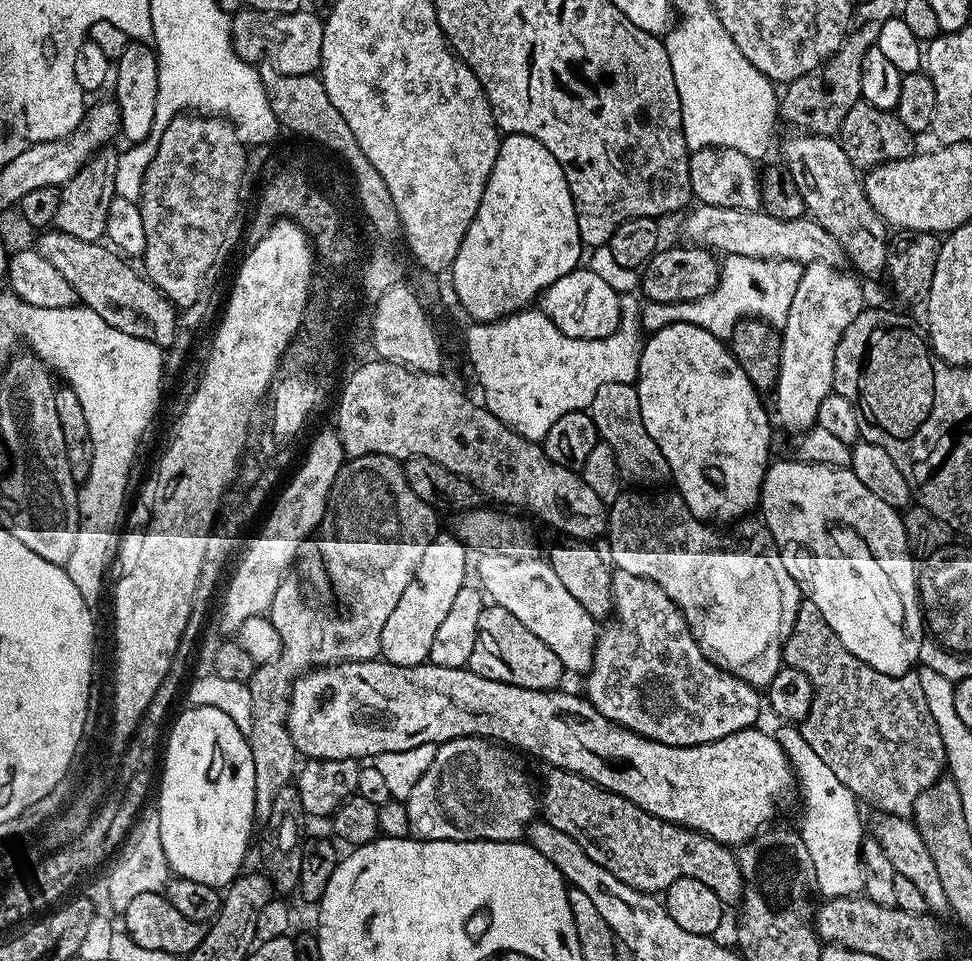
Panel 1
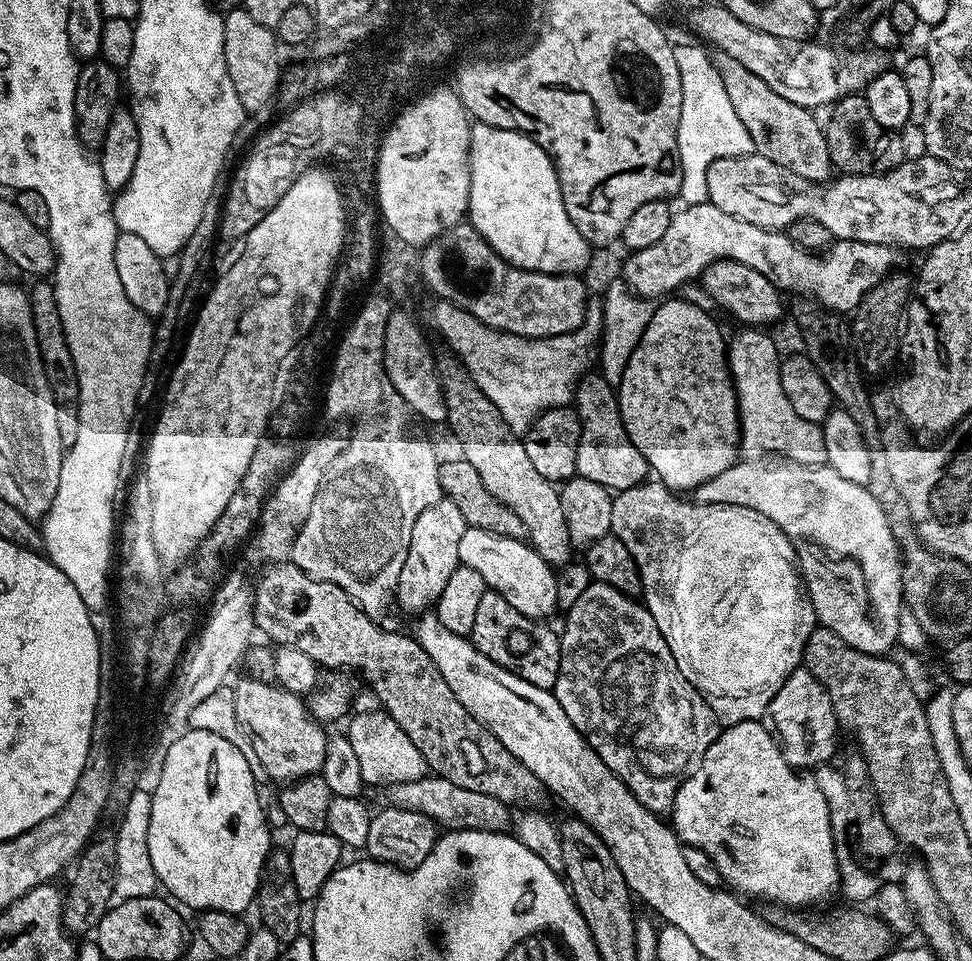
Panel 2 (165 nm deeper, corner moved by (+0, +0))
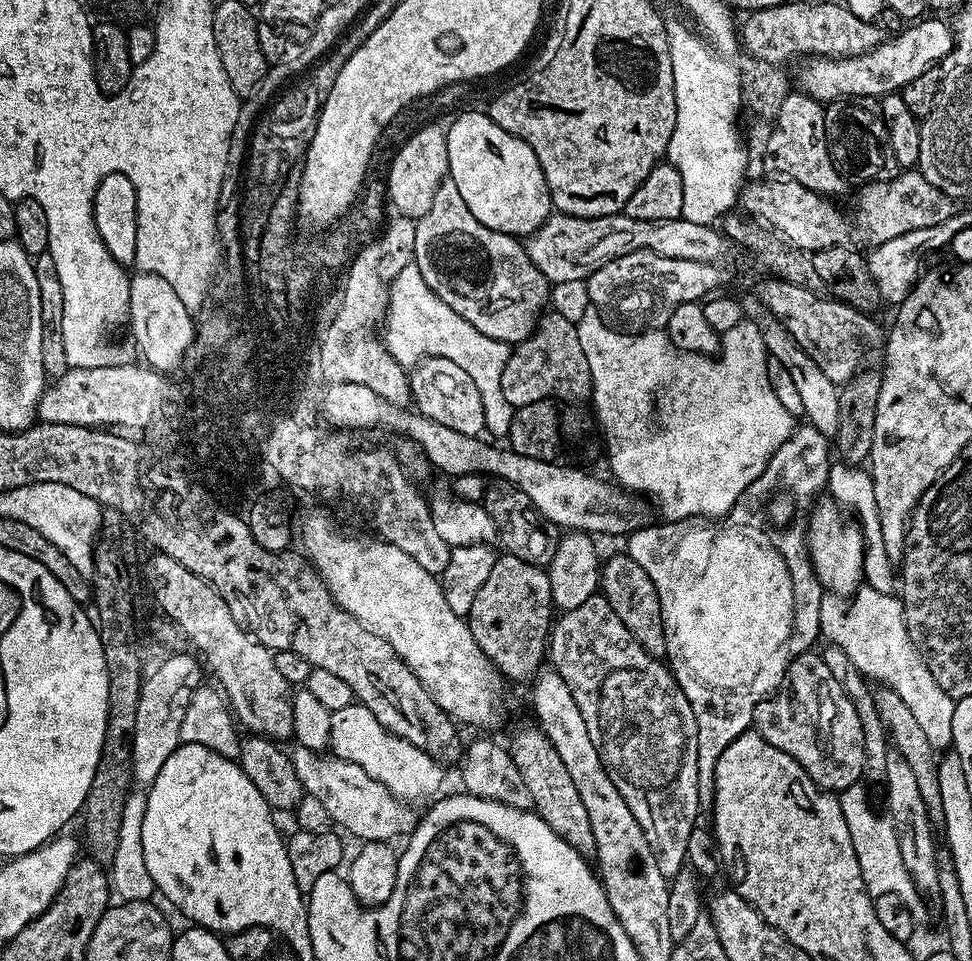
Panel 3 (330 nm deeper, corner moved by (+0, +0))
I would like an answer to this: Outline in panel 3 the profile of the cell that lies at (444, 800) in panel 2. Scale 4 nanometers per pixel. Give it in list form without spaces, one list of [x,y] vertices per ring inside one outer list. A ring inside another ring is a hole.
[[[299,746],[293,749],[290,757],[294,774],[298,774],[298,782],[302,782],[307,795],[318,798],[318,802],[326,806],[328,819],[333,825],[337,824],[337,829],[345,828],[350,835],[357,836],[357,841],[360,842],[392,842],[395,841],[395,836],[403,837],[416,827],[418,812],[412,809],[415,807],[397,800],[390,794],[390,790],[386,790],[386,786],[370,778],[362,766],[342,760],[335,754],[321,754]]]

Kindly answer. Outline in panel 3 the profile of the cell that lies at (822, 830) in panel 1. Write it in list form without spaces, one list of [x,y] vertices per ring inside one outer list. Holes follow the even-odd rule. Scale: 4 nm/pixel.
[[[860,782],[851,784],[839,793],[842,818],[846,818],[846,826],[850,826],[850,842],[854,842],[854,854],[862,870],[862,882],[866,882],[866,890],[873,898],[882,894],[898,894],[912,911],[912,917],[917,922],[923,921],[926,904],[916,891],[906,865],[902,863],[902,853],[898,851],[898,838],[894,834],[892,823],[872,809],[868,792],[862,785]]]

